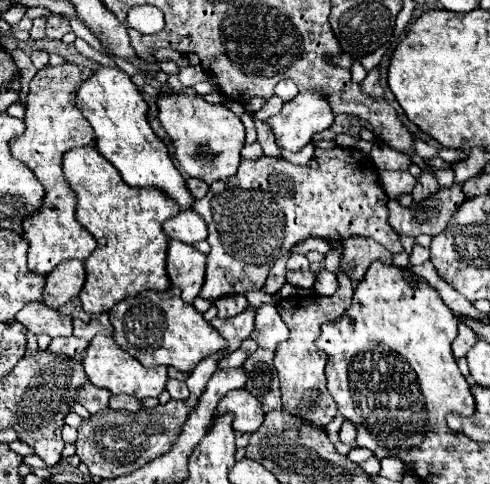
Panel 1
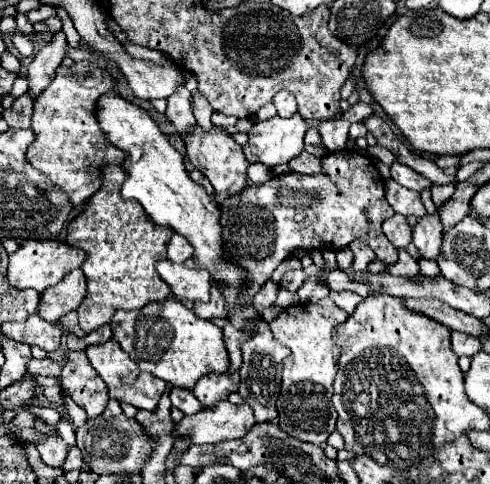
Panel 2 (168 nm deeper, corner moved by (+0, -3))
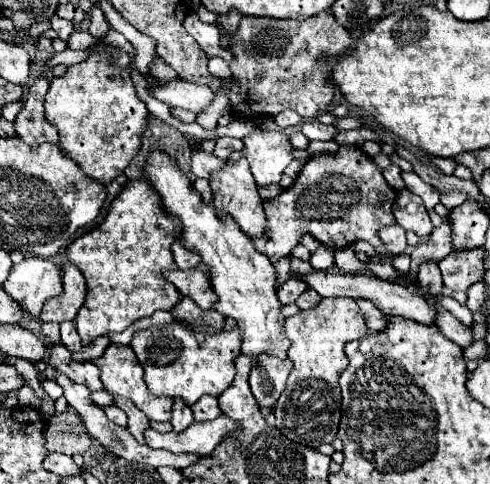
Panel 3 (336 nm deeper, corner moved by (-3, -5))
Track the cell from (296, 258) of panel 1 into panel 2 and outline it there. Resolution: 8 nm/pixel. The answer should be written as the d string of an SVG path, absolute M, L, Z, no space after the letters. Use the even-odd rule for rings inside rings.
M298 269L298 271L288 271L288 273L282 277L280 287L286 289L286 291L298 291L300 285L304 283L304 279L306 279L306 273L304 273L302 269Z

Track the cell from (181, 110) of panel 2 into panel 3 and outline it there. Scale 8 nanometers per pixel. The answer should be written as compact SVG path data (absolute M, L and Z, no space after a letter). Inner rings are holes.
M189 141L191 147L191 171L195 177L209 177L211 171L221 169L223 161L217 159L213 153L205 153L201 151L201 143L199 141Z

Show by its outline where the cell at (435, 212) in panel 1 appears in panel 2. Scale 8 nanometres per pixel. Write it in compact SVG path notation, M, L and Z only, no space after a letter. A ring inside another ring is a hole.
M394 215L394 217L386 219L382 223L382 229L384 229L384 235L388 237L388 241L398 249L406 247L412 241L412 231L410 231L404 215Z

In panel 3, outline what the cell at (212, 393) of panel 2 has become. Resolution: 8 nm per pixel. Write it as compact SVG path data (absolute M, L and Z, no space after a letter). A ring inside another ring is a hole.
M201 397L195 405L193 405L193 413L195 413L195 421L213 421L221 415L221 409L219 409L219 401L217 397Z

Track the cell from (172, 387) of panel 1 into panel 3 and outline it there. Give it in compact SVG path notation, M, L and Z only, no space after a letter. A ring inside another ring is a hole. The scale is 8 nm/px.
M177 397L175 403L173 403L173 417L171 417L173 431L183 431L193 421L195 421L195 417L191 415L191 405L187 405L185 401L179 401L179 397Z

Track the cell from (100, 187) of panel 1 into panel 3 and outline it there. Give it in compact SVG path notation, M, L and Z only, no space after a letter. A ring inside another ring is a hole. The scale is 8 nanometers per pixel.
M131 179L125 183L121 193L111 201L105 221L95 229L87 231L85 235L77 237L67 247L69 261L77 265L87 279L87 297L75 317L75 327L83 343L89 343L101 335L125 331L137 319L149 317L157 309L171 309L179 303L179 293L175 285L171 285L161 275L165 269L177 269L171 255L171 245L175 243L177 233L179 233L179 223L163 213L159 195L145 181Z

